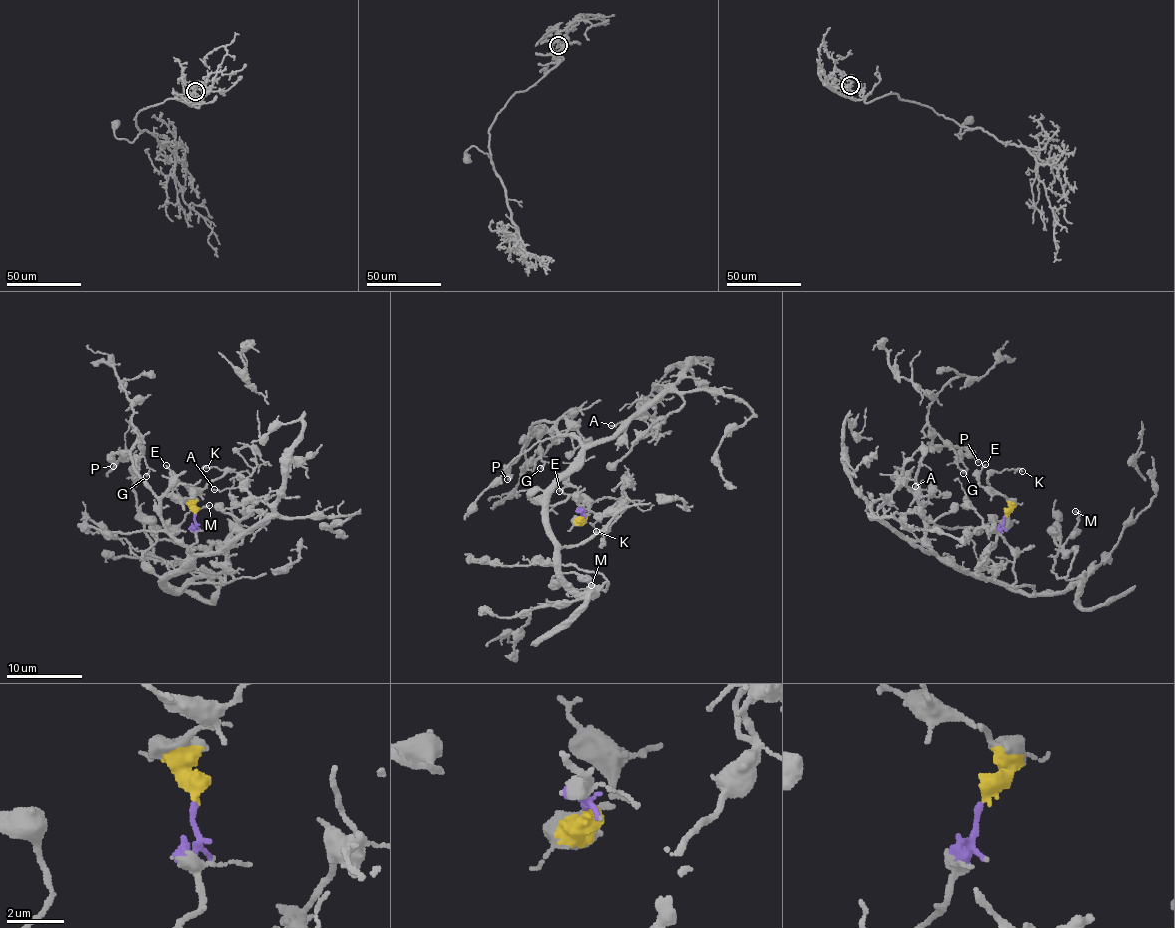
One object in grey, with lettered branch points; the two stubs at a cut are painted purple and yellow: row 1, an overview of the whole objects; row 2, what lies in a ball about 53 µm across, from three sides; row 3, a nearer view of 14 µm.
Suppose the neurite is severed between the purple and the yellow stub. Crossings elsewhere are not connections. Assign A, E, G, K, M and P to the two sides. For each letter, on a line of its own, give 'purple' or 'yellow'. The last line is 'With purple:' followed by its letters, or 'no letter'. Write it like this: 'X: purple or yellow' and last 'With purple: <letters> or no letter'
A: purple
E: yellow
G: purple
K: yellow
M: purple
P: purple
With purple: A, G, M, P

